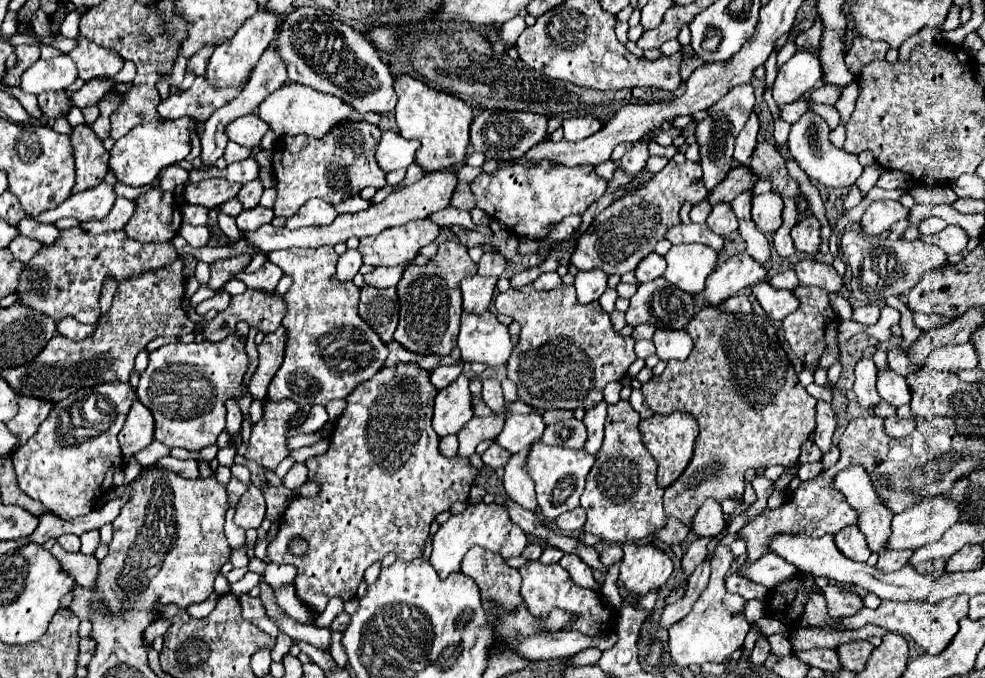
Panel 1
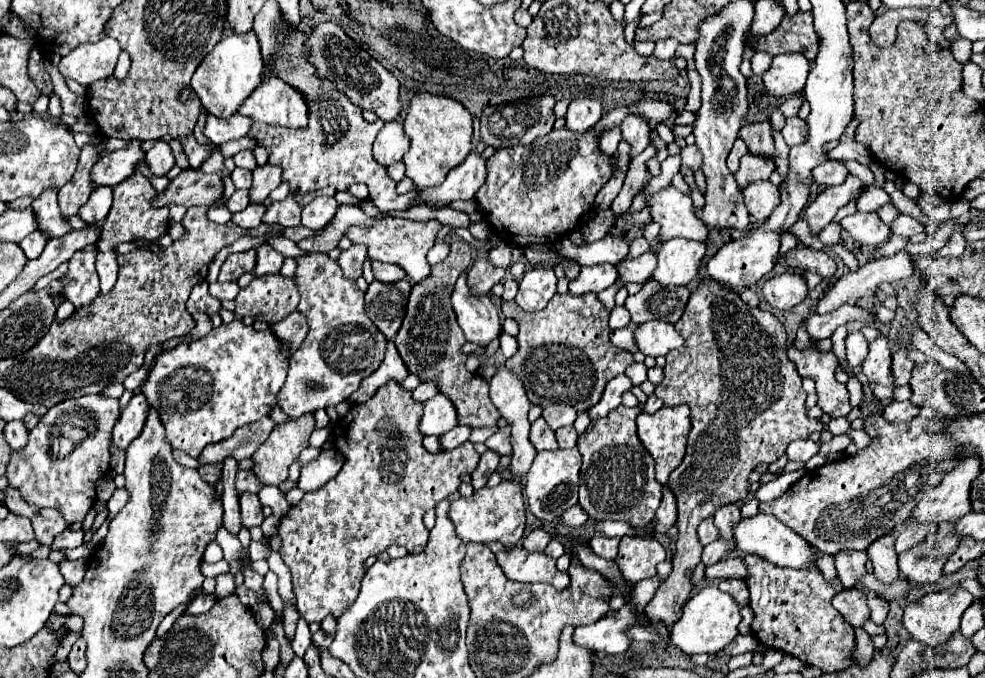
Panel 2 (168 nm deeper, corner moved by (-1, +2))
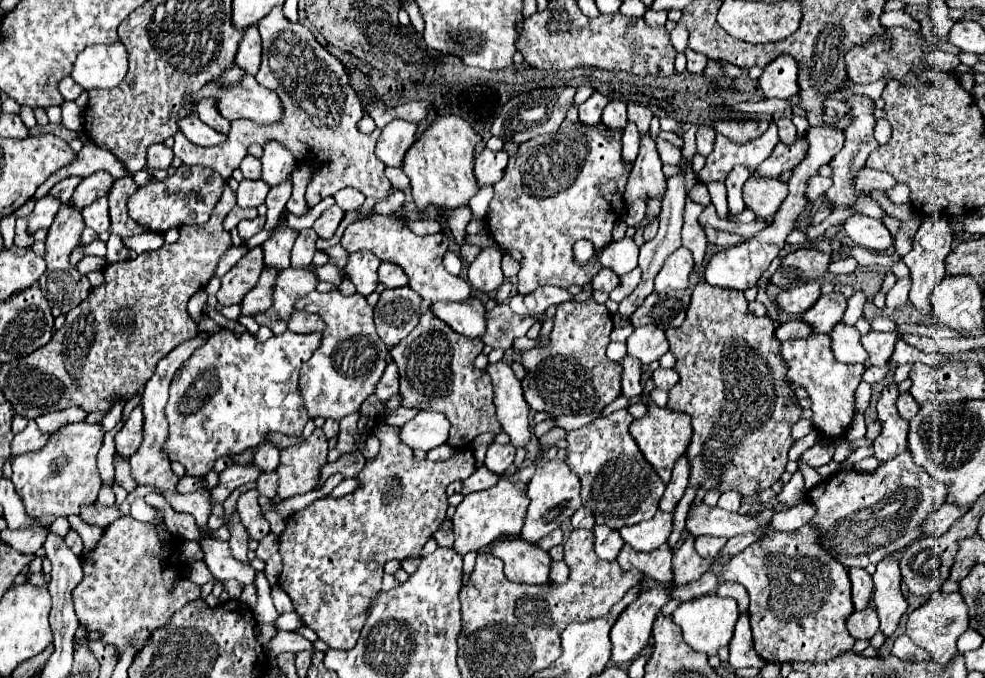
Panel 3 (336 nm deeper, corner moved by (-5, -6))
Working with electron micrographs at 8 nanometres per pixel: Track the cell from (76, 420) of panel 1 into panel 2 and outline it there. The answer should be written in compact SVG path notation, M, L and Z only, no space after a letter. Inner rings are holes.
M85 395L53 405L39 425L29 431L27 445L11 453L7 467L9 487L17 487L29 505L61 511L67 523L83 521L95 503L95 483L109 475L111 431L119 415L119 399L103 395ZM65 433L75 441L67 457L61 453Z

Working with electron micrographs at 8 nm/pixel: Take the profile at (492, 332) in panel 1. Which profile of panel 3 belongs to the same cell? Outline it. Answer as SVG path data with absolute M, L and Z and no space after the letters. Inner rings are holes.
M467 299L465 303L455 301L437 301L431 303L429 309L437 319L445 321L453 331L465 335L465 337L481 337L485 333L485 307L483 303L475 299Z

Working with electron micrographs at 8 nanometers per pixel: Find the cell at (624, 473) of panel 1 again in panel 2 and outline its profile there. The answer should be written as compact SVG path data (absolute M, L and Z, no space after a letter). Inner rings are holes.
M619 405L607 417L597 419L579 435L577 447L583 455L579 505L589 515L589 521L603 519L625 521L631 527L645 527L661 503L663 485L655 479L655 461L637 437L635 419L643 409Z

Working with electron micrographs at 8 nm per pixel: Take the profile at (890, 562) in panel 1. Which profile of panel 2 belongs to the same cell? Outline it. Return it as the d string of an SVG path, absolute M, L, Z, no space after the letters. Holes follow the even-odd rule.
M919 525L919 527L909 527L909 529L905 529L905 531L897 537L897 541L895 541L895 551L897 551L897 555L909 551L909 547L915 547L917 543L923 543L925 537L927 537L929 533L933 533L935 529L937 529L935 525Z

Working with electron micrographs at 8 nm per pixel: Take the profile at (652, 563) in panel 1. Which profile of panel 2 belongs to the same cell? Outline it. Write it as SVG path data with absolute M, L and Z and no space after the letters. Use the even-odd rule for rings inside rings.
M623 537L617 565L629 583L639 583L655 575L655 567L667 559L663 545L653 537Z

